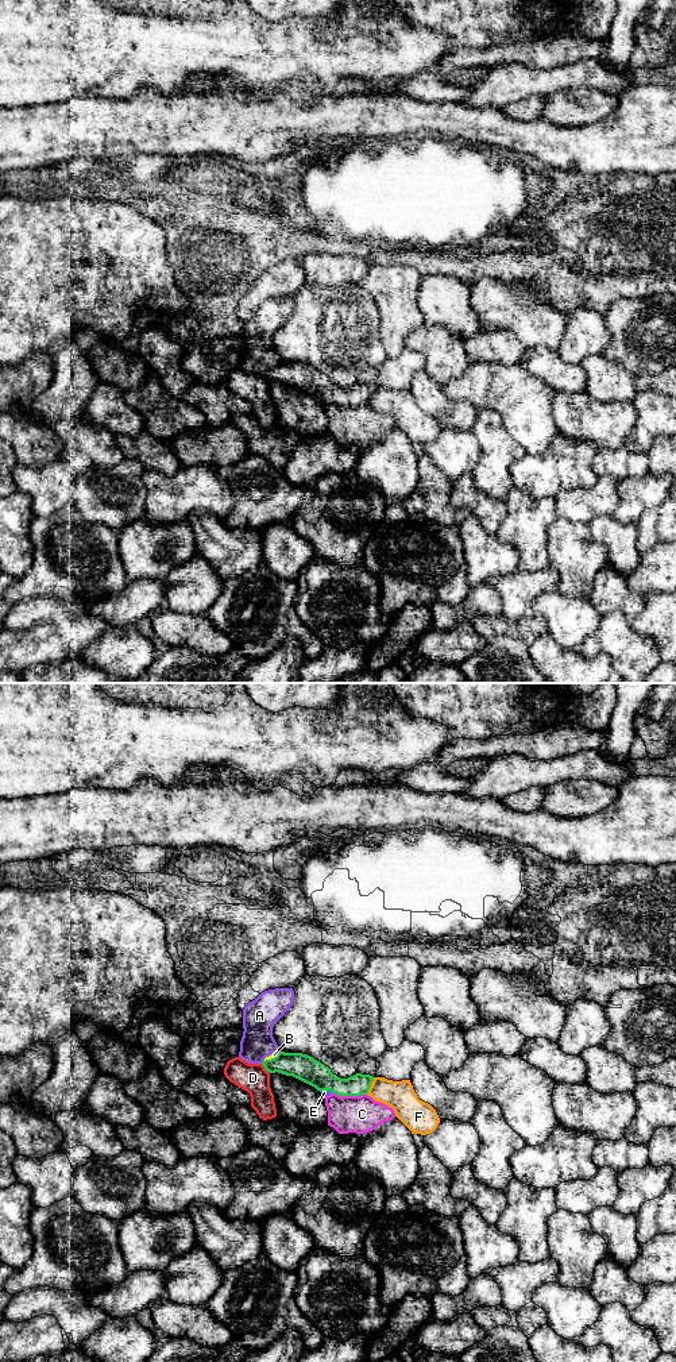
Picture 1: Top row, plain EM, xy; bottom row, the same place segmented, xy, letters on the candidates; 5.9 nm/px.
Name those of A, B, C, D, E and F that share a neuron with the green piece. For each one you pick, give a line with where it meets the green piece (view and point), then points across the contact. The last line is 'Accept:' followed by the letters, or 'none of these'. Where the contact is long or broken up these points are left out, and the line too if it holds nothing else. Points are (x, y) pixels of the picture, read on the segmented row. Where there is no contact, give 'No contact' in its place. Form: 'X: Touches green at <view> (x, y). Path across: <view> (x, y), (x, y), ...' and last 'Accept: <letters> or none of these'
E: Touches green at xy (327, 1090)
Accept: E

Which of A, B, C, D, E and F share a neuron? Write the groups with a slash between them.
A B / C / D / E / F

